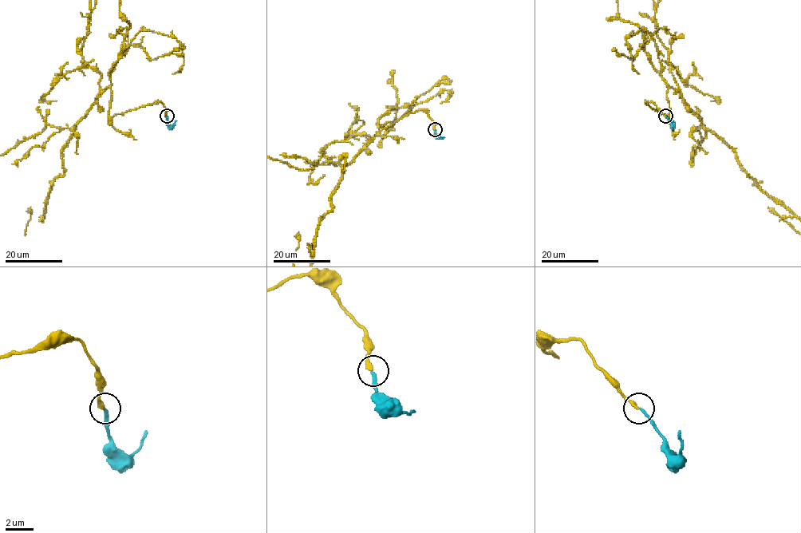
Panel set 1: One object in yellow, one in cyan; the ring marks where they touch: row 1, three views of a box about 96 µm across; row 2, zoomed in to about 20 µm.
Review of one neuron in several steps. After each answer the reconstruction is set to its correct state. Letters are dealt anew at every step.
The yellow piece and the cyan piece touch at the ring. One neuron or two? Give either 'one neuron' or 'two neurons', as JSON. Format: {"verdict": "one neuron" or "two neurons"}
{"verdict": "one neuron"}

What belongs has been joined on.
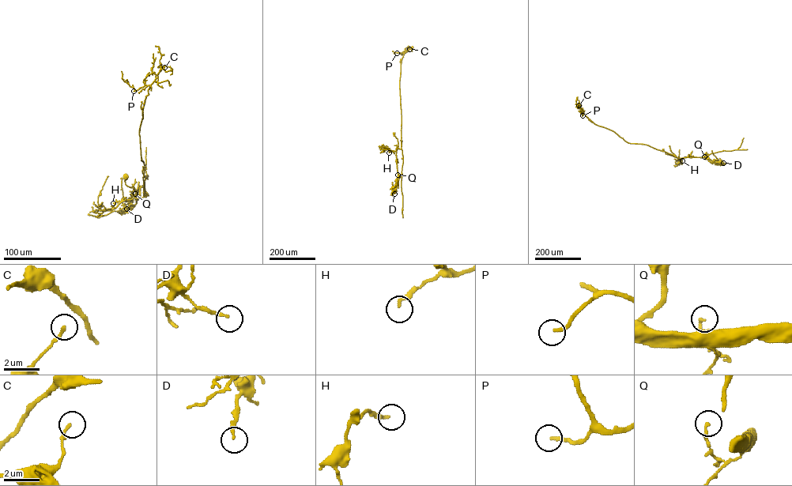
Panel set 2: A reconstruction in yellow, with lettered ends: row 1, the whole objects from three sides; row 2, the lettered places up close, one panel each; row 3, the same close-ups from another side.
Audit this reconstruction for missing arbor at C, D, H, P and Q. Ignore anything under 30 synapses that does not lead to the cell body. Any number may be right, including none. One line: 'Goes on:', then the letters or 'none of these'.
Goes on: P

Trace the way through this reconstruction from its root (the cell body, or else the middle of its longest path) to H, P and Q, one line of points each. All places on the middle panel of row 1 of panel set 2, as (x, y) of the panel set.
H: (394, 133), (397, 139), (397, 148), (389, 152)
P: (394, 133), (397, 139), (397, 148), (401, 148), (399, 84), (404, 54), (397, 53)
Q: (394, 133), (398, 143), (396, 153), (397, 175)

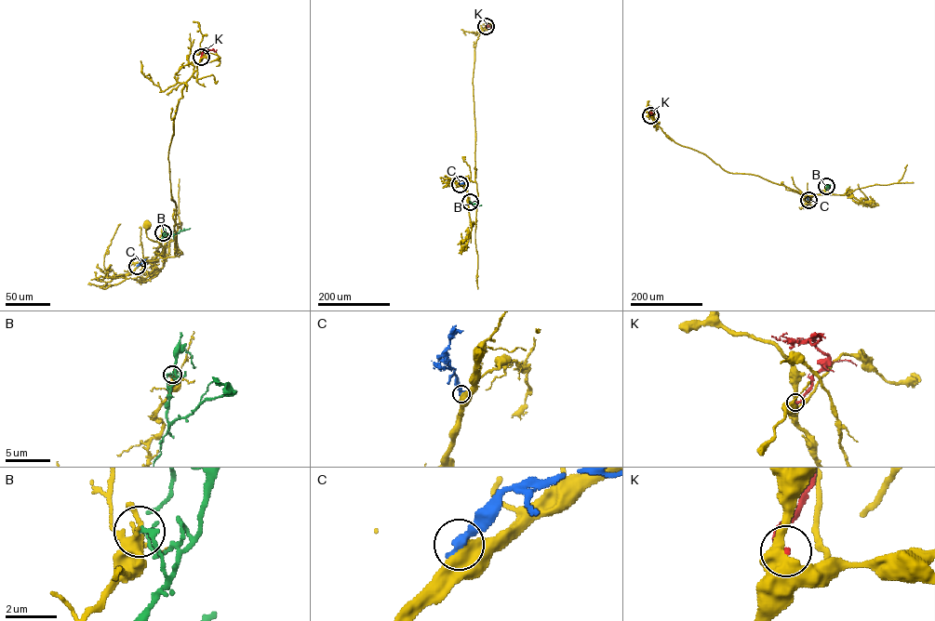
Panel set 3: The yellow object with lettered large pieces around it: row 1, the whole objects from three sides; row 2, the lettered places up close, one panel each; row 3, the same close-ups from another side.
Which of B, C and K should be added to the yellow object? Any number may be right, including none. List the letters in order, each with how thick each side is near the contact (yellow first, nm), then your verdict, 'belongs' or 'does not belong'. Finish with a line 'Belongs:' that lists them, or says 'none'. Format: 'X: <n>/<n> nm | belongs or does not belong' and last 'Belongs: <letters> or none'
B: 400/150 nm | does not belong
C: 700/400 nm | does not belong
K: 500/240 nm | does not belong
Belongs: none

